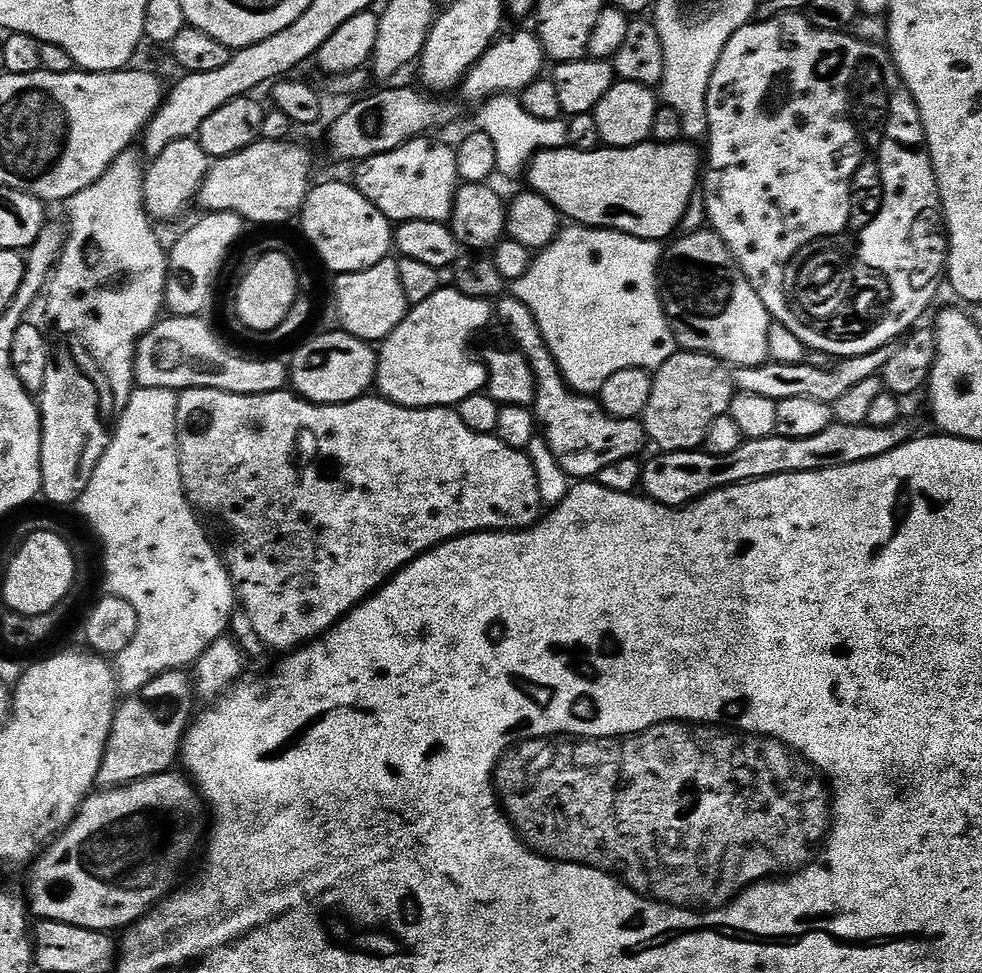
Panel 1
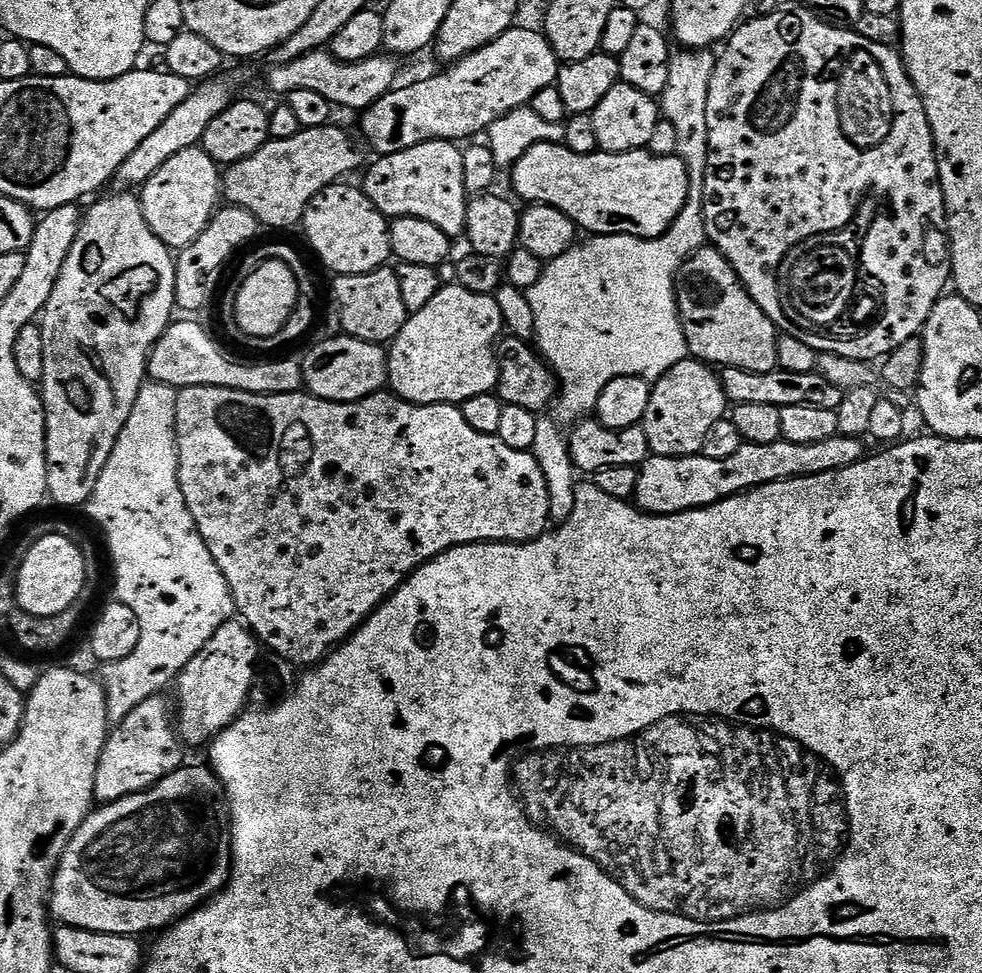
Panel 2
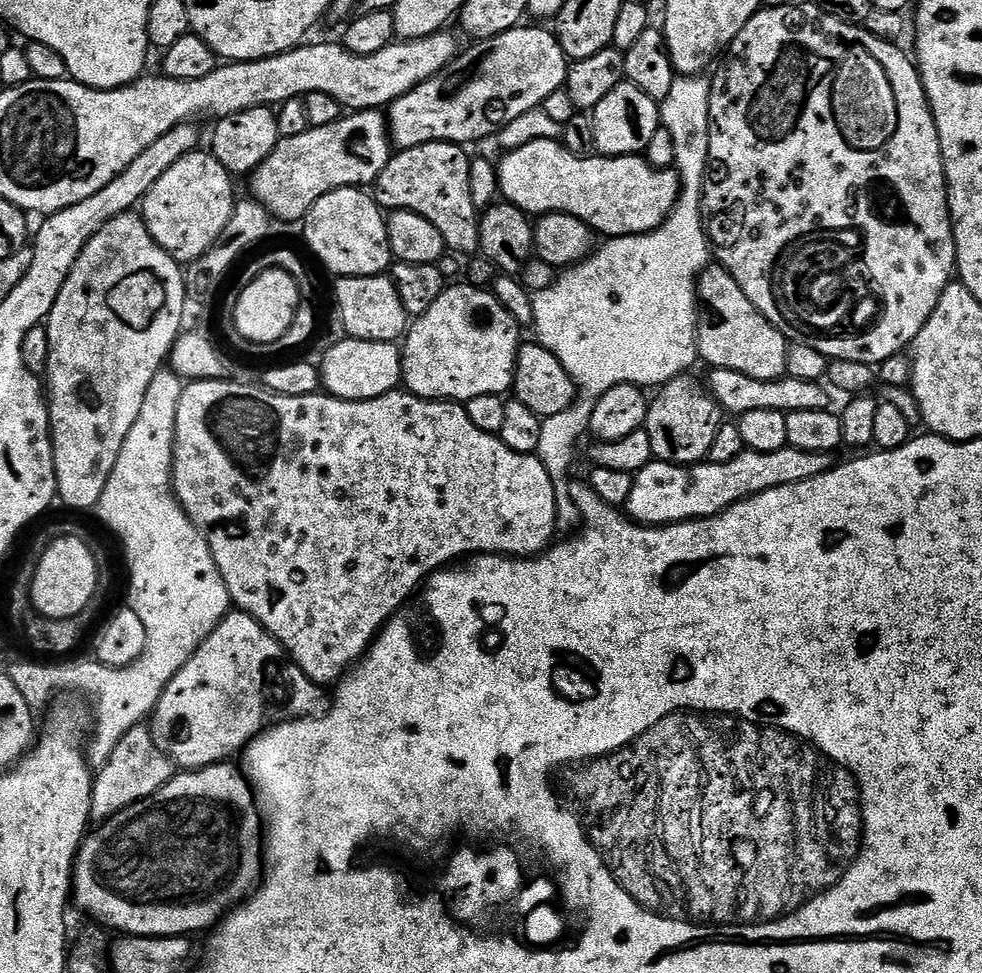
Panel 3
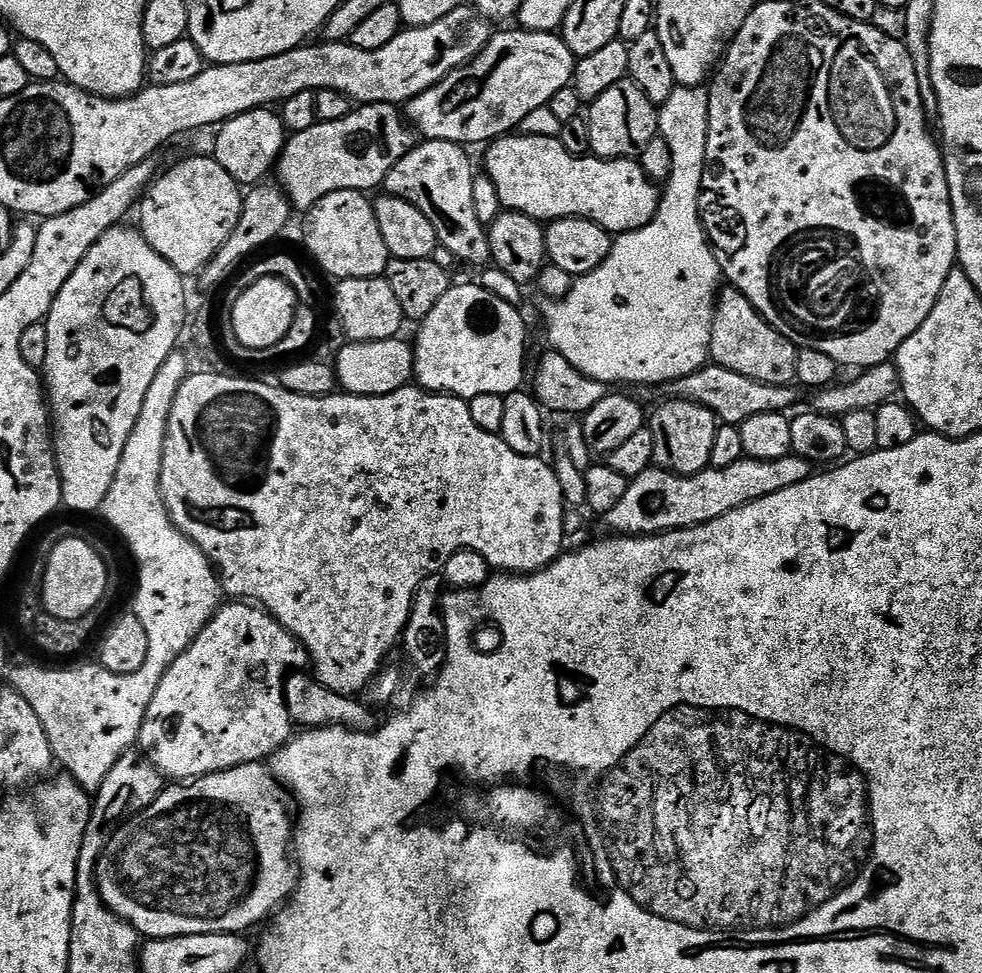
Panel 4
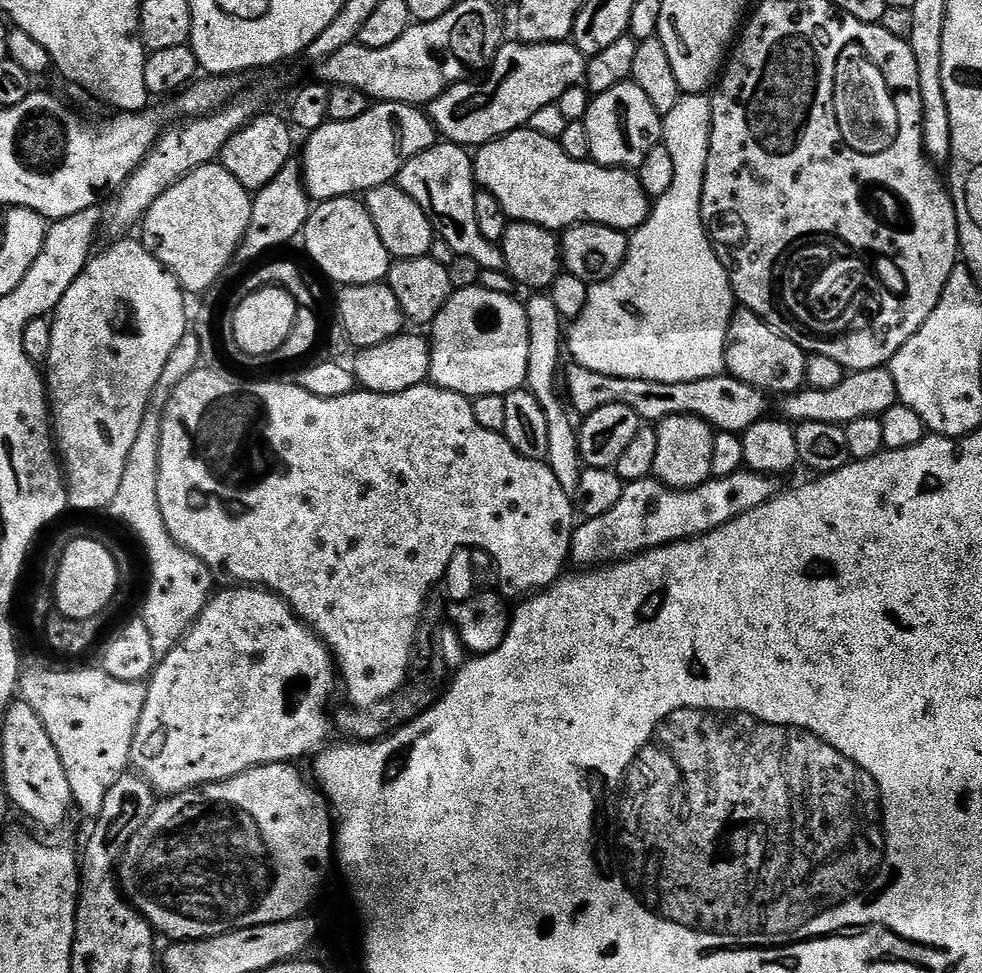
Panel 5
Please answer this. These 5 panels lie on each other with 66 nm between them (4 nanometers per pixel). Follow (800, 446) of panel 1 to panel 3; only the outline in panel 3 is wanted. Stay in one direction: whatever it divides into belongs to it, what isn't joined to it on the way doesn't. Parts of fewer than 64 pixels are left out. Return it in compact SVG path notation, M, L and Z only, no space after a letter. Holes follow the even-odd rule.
M791 446L769 452L745 450L730 462L671 464L665 460L653 459L651 464L635 473L626 512L637 524L649 526L700 520L703 516L713 516L726 510L748 496L783 484L797 484L806 478L827 472L833 467L832 459L826 452L807 452Z

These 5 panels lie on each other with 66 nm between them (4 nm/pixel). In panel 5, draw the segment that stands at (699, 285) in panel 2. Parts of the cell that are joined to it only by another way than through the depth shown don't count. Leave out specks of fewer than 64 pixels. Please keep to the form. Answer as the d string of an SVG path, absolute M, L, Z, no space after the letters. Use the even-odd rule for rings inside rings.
M745 307L733 311L724 351L727 375L746 382L765 394L799 392L805 387L807 361L808 356L799 346L790 342L790 338L786 338L781 332L774 331L762 317L755 316Z

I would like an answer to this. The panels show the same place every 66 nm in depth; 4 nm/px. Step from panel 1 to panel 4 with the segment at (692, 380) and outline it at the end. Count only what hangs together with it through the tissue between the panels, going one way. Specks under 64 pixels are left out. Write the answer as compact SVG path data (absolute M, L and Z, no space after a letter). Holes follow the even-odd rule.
M669 399L669 404L664 404L656 413L651 413L650 427L654 438L654 454L652 455L655 467L664 468L676 476L693 476L703 472L710 465L710 449L714 447L714 434L718 427L716 413L710 409L695 404L689 400Z

